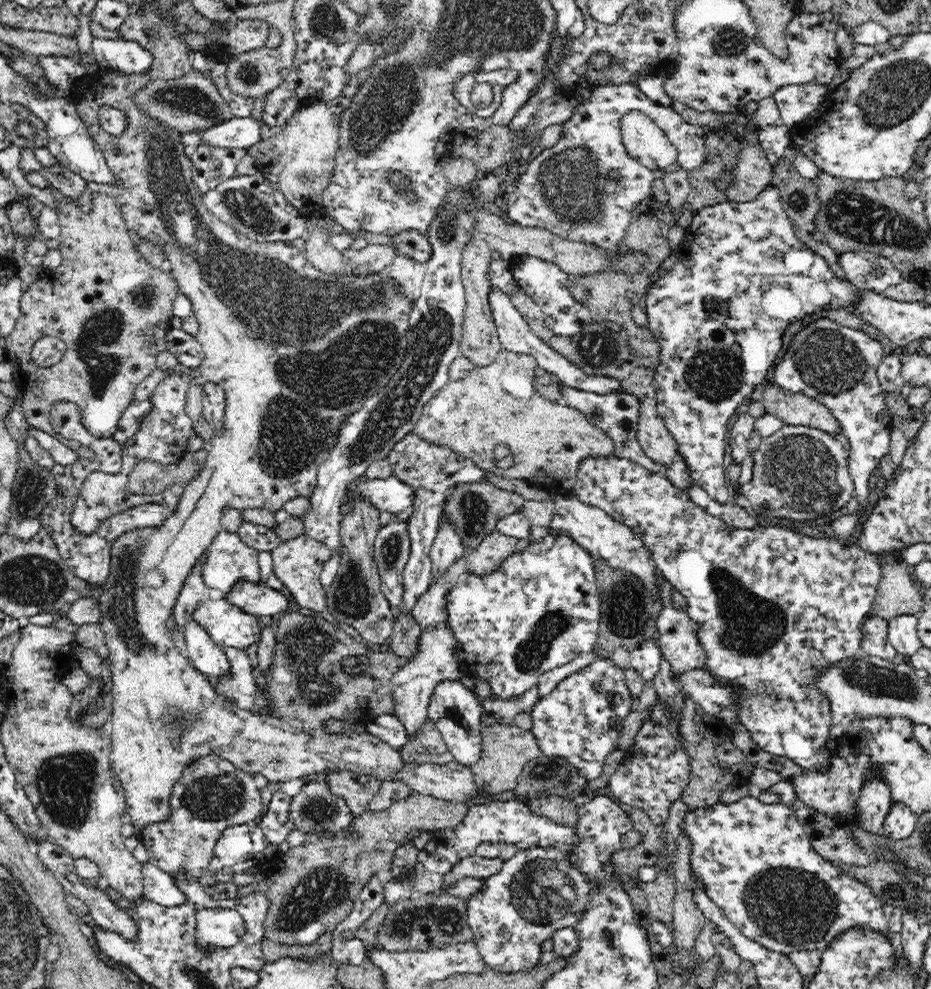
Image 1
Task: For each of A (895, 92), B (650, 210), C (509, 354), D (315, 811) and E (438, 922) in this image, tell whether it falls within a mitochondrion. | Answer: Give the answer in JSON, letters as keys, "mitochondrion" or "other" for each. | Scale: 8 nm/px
{"A":"mitochondrion","B":"other","C":"other","D":"mitochondrion","E":"mitochondrion"}

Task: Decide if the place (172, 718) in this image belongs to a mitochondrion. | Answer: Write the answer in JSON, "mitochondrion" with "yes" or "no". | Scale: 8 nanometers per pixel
{"mitochondrion":"yes"}

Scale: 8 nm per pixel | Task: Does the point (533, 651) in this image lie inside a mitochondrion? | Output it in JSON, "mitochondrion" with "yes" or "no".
{"mitochondrion":"yes"}

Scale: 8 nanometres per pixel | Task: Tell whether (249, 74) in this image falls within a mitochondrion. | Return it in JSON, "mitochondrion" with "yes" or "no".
{"mitochondrion":"yes"}

